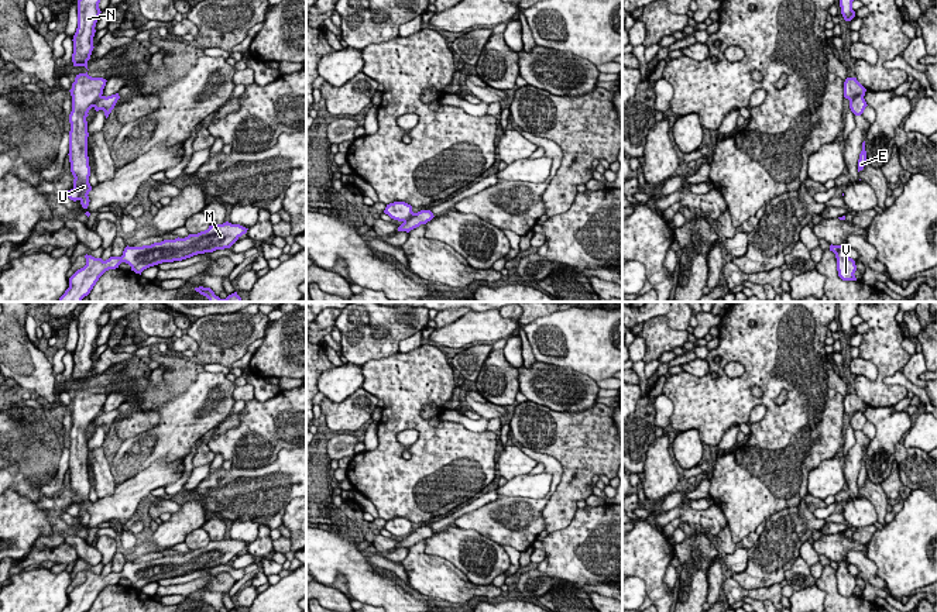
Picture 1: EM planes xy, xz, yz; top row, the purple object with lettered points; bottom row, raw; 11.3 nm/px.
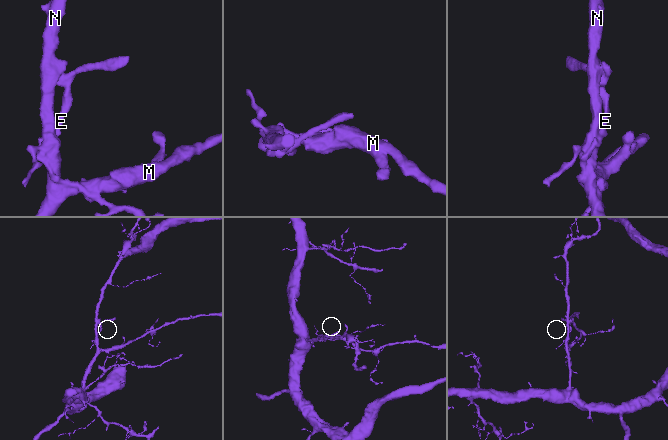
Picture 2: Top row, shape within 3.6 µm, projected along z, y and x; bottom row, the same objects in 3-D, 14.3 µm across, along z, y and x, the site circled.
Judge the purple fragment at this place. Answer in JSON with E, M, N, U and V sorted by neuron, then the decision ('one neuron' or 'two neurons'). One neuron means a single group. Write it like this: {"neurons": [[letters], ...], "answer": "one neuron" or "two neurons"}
{"neurons": [["E", "M", "N", "U", "V"]], "answer": "one neuron"}

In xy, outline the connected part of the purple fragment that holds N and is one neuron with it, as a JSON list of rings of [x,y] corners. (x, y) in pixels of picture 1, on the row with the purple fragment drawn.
[[[78,0],[78,28],[73,35],[73,66],[85,66],[93,51],[95,27],[100,16],[100,0]]]

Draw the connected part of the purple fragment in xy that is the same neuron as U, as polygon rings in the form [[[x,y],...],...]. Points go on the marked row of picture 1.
[[[79,73],[72,83],[72,111],[69,114],[71,131],[69,131],[69,162],[71,172],[73,175],[73,188],[68,190],[66,197],[76,202],[79,200],[83,209],[89,206],[89,192],[92,186],[89,183],[90,166],[87,157],[87,121],[89,110],[93,107],[96,111],[103,110],[106,118],[114,109],[119,93],[104,96],[103,89],[106,79],[92,78],[86,73]]]

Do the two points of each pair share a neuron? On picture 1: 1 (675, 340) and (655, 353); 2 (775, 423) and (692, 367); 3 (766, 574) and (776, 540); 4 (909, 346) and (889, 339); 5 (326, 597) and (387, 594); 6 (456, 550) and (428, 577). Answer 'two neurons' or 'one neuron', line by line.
1: one neuron
2: two neurons
3: one neuron
4: two neurons
5: two neurons
6: two neurons

